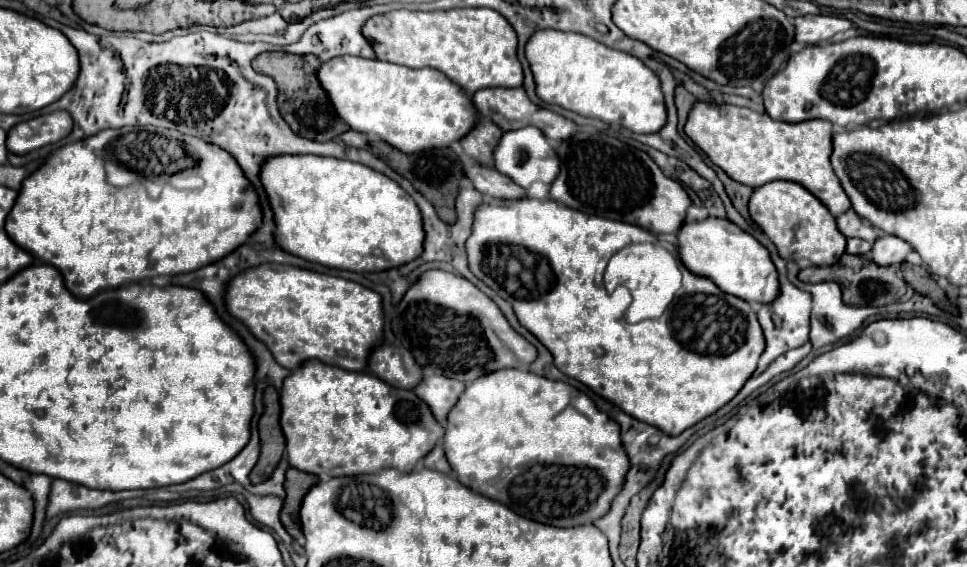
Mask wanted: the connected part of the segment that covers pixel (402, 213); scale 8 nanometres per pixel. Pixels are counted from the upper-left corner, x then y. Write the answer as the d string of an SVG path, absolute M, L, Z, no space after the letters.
M274 156L264 164L260 180L276 216L276 240L304 260L350 272L384 272L416 260L424 250L424 222L416 202L388 176L356 162L322 156Z

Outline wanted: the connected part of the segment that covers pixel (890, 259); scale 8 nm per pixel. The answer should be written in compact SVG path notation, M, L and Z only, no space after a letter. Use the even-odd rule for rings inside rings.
M880 236L872 246L872 260L880 266L900 266L906 256L912 252L912 246L896 236Z

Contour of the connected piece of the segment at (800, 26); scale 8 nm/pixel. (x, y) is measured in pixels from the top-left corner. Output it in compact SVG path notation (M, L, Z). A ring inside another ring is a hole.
M800 16L794 18L796 24L796 42L820 44L830 40L834 34L850 30L852 22L836 16Z

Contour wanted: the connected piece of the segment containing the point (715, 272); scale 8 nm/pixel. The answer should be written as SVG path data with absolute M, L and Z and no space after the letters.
M708 218L702 222L684 222L678 232L680 260L698 276L708 276L718 288L752 304L772 304L780 296L778 272L770 252L748 232L730 220Z

